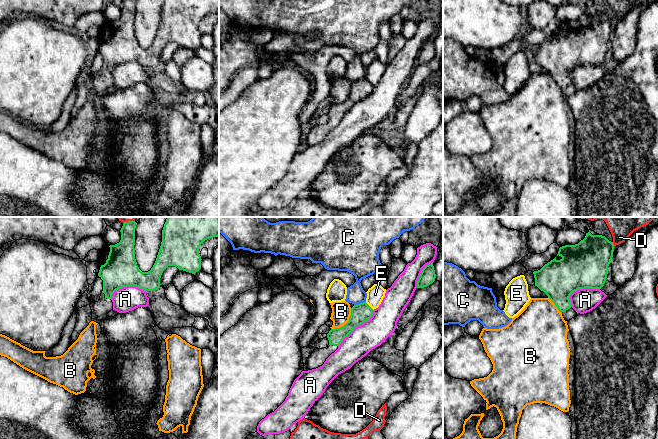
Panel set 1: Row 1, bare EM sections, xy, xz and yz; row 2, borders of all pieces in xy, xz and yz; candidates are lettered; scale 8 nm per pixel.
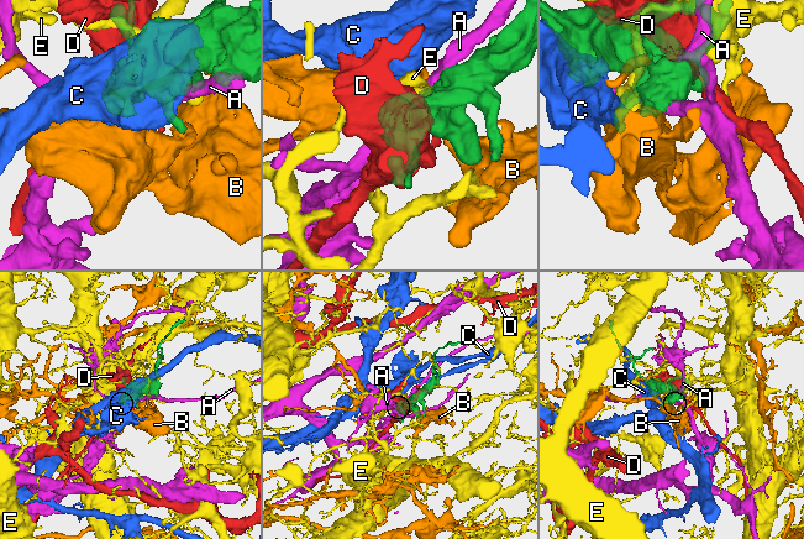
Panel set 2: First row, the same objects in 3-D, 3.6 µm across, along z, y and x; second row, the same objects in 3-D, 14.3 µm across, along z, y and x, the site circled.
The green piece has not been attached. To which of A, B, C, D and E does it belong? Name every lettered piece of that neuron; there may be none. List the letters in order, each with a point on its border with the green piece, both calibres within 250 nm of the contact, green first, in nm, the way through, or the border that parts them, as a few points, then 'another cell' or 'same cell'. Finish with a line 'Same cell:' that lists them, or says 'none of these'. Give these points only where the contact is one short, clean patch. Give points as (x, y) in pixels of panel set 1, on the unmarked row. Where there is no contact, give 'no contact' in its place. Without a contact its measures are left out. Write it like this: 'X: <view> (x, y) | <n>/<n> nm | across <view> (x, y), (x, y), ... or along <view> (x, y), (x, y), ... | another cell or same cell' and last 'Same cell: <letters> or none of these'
A: xz (356, 102) | 160/220 nm | another cell
B: xz (346, 99) | 160/160 nm | another cell
C: xz (359, 80) | 160/140 nm | along xz (365, 77), (354, 81) | another cell
D: yz (613, 20) | 320/140 nm | another cell
E: xz (368, 81) | 160/140 nm | another cell
Same cell: none of these

